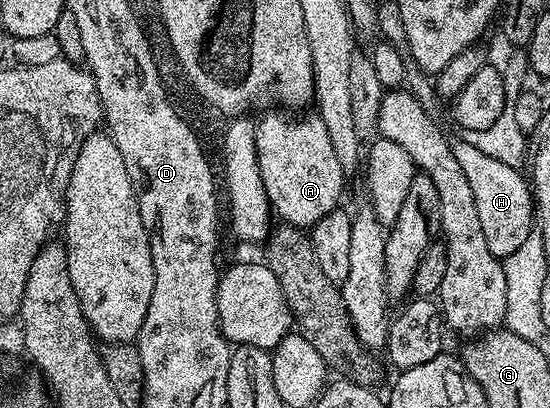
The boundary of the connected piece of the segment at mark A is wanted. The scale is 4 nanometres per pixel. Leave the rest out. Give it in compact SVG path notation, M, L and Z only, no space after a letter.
M269 113L255 125L255 151L259 159L259 175L263 175L263 187L267 191L272 212L277 213L282 222L293 225L302 231L312 230L323 215L342 204L341 192L345 189L347 175L339 163L339 155L335 155L335 147L331 147L331 135L327 135L327 127L323 119L316 115L301 117L292 121L281 113Z

